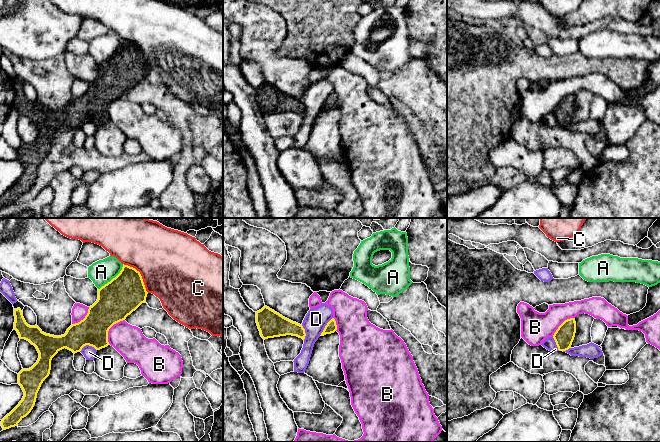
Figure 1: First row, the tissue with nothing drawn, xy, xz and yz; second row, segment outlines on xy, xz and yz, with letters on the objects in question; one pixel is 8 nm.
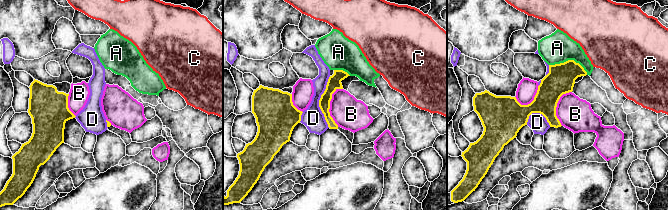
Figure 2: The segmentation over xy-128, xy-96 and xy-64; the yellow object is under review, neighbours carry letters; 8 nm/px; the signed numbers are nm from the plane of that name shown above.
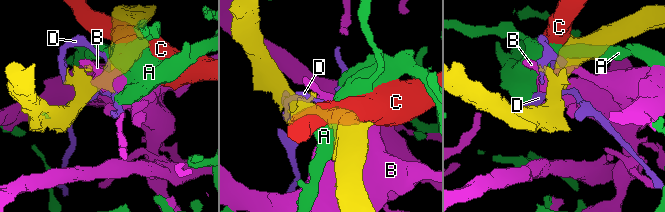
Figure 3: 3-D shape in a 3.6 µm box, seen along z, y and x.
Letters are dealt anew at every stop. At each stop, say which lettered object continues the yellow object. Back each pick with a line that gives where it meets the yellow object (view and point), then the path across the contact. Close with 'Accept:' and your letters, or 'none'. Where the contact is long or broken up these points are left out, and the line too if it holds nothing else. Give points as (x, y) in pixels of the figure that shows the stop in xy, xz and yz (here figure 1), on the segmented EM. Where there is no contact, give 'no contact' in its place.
Accept: none

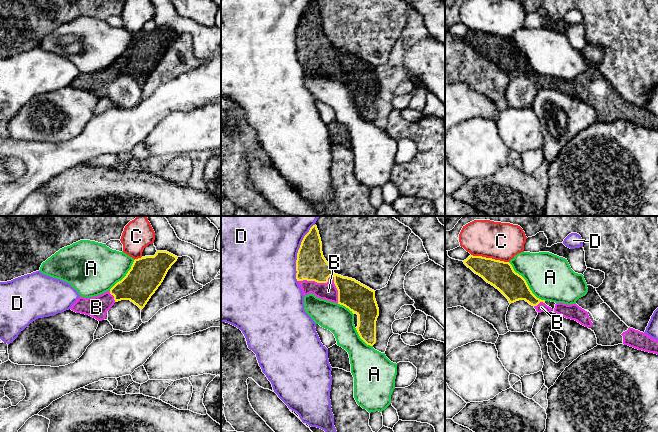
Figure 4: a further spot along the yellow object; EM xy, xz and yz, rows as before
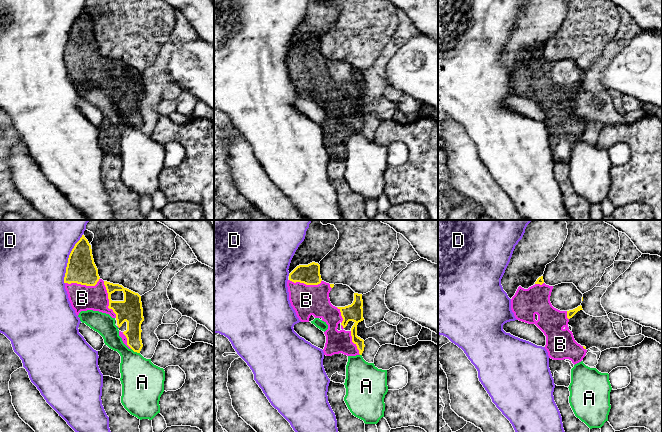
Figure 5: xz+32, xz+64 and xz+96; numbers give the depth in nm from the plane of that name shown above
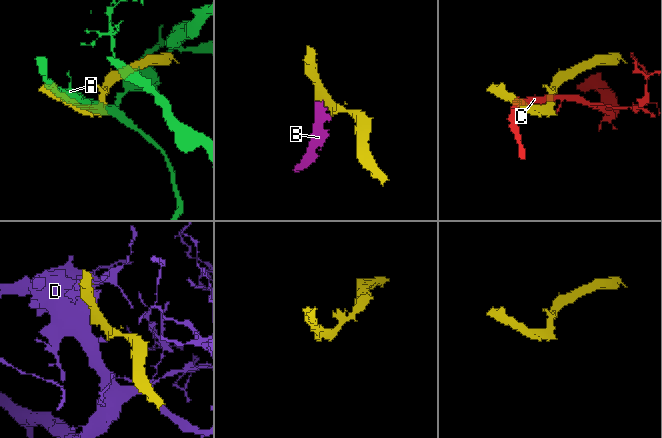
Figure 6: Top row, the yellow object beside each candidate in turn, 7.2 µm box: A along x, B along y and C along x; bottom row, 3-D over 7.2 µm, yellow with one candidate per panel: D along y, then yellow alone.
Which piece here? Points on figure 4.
B: contact xz (327, 279)
Accept: B

